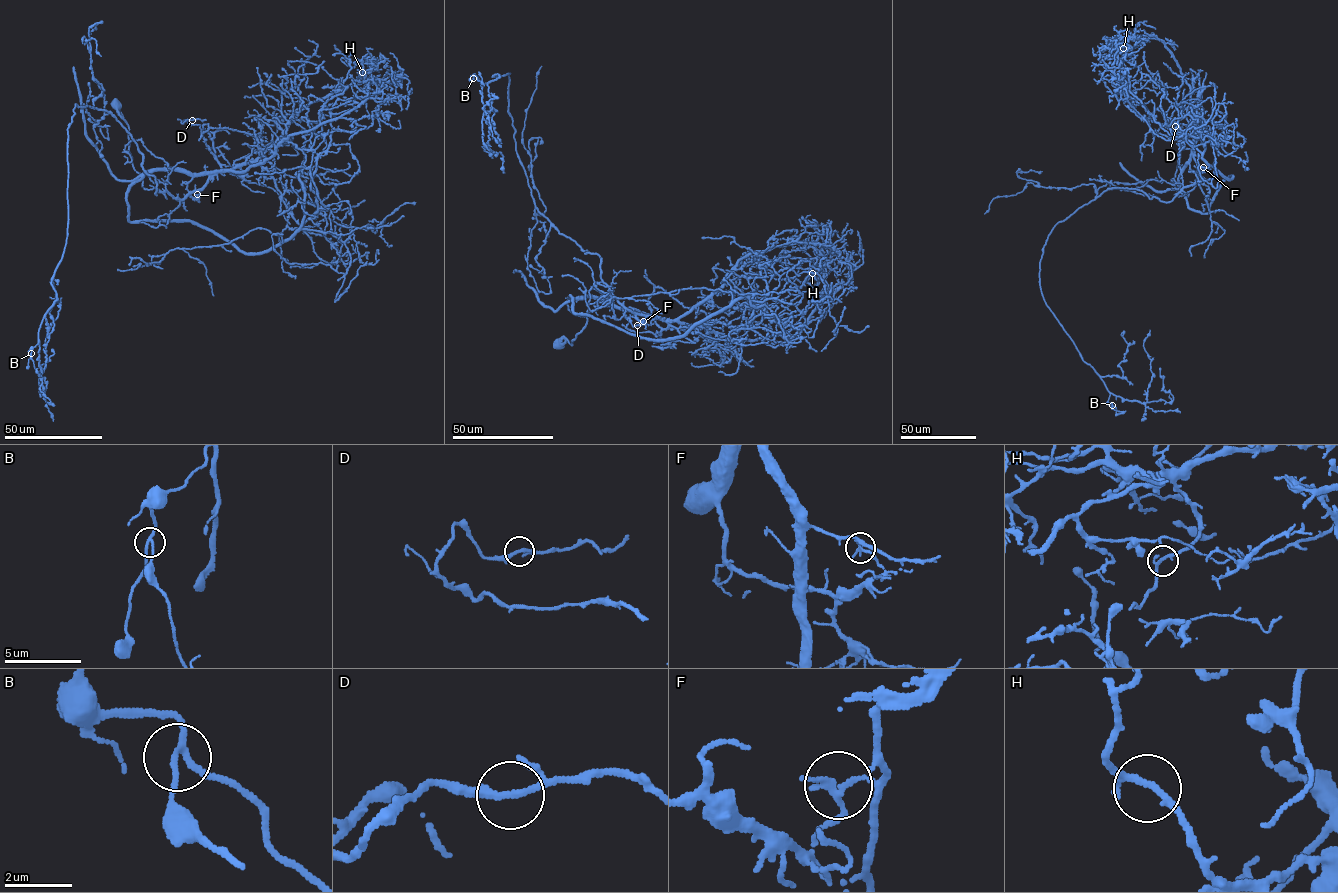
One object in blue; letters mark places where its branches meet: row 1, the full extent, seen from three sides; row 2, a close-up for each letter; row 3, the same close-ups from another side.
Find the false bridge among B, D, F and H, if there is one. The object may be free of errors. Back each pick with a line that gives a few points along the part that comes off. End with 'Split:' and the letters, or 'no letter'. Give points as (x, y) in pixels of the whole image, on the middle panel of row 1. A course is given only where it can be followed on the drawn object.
F: foreign part runs (643, 321), (601, 278), (599, 256), (535, 205), (509, 73), (480, 82), (489, 154), (500, 152), (504, 172)
Split: F

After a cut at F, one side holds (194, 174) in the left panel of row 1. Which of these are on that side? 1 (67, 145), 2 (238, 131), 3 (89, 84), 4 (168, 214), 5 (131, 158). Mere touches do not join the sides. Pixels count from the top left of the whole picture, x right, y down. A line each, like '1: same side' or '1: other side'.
1: other side
2: other side
3: other side
4: other side
5: other side

